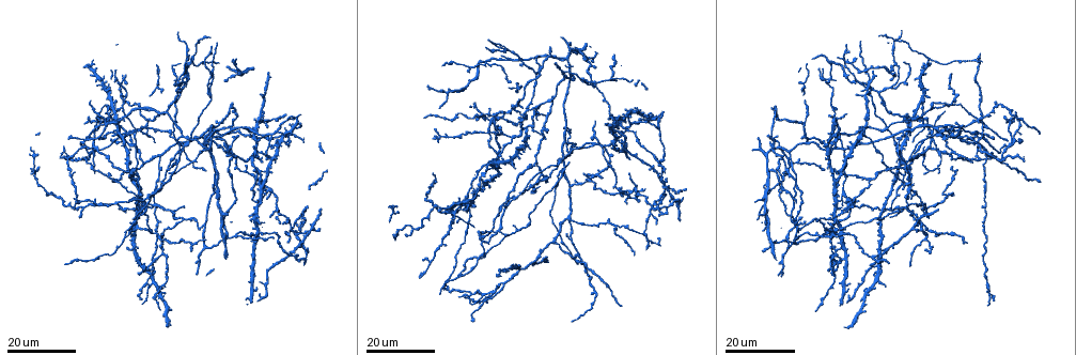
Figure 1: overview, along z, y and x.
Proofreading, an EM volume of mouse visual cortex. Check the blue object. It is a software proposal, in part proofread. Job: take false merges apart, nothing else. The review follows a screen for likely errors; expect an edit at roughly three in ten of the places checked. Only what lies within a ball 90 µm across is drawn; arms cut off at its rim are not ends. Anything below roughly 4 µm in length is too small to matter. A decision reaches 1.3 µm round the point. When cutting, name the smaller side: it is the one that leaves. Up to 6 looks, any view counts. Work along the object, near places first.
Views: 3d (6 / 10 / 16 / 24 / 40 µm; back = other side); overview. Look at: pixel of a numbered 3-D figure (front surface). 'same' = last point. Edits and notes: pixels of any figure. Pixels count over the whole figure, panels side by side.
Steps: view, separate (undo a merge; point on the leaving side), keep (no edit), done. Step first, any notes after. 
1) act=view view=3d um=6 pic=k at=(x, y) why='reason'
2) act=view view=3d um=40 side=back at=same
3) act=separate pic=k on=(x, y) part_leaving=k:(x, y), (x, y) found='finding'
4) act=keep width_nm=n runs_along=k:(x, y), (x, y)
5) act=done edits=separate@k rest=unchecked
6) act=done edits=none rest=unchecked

act=view view=3d um=16 pic=1 at=(828, 78) why='three arms meet'

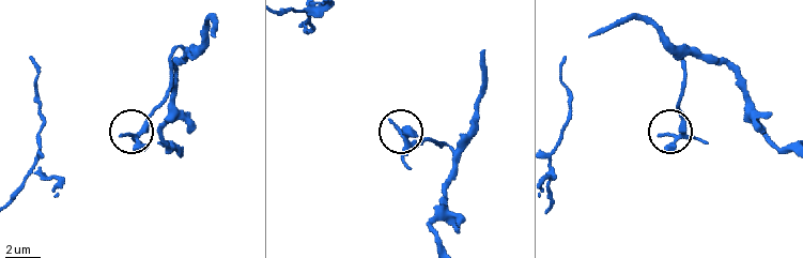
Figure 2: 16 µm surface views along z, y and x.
act=view view=3d um=10 pic=2 at=(399, 134)

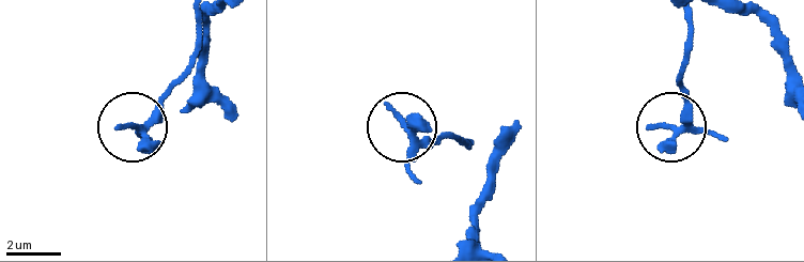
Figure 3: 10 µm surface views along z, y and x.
act=keep width_nm=210 runs_along=3:(202, 10), (197, 58), (135, 127) found='continuous, no second neuron'

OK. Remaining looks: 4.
act=view view=3d um=24 pic=1 at=(568, 220)

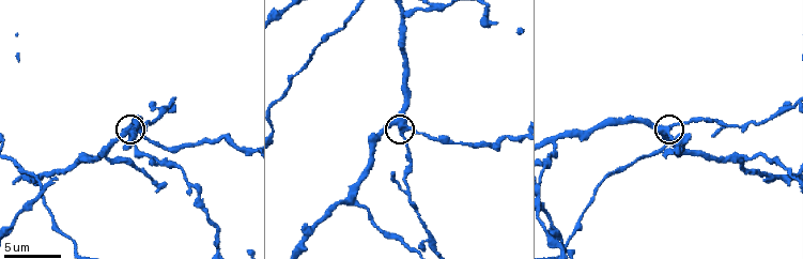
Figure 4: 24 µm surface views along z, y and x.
act=view view=3d um=10 pic=4 at=(400, 127) why='closer look'

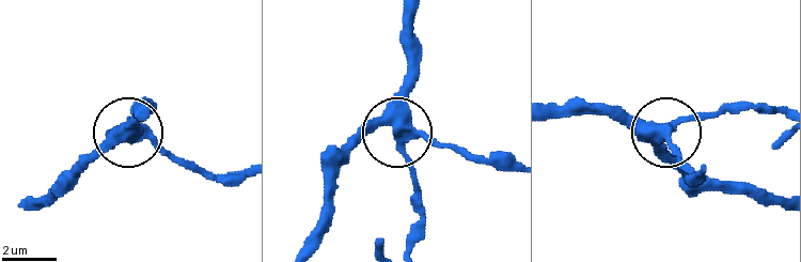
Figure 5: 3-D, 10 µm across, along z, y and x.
act=view view=3d um=10 side=back pic=5 at=(401, 129)

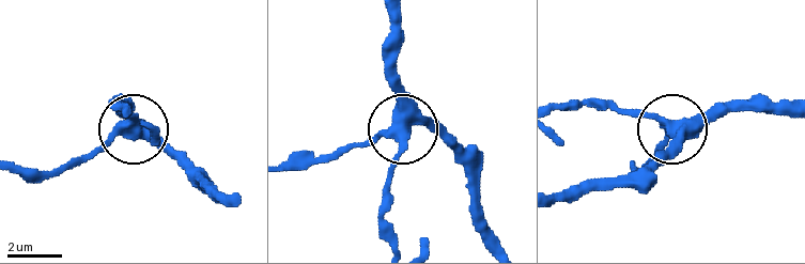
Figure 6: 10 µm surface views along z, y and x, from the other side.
act=keep runs_along=6:(786, 115), (716, 108), (668, 126), (594, 104) found='one neuron here'

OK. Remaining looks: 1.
act=done edits=none rest=unchecked

